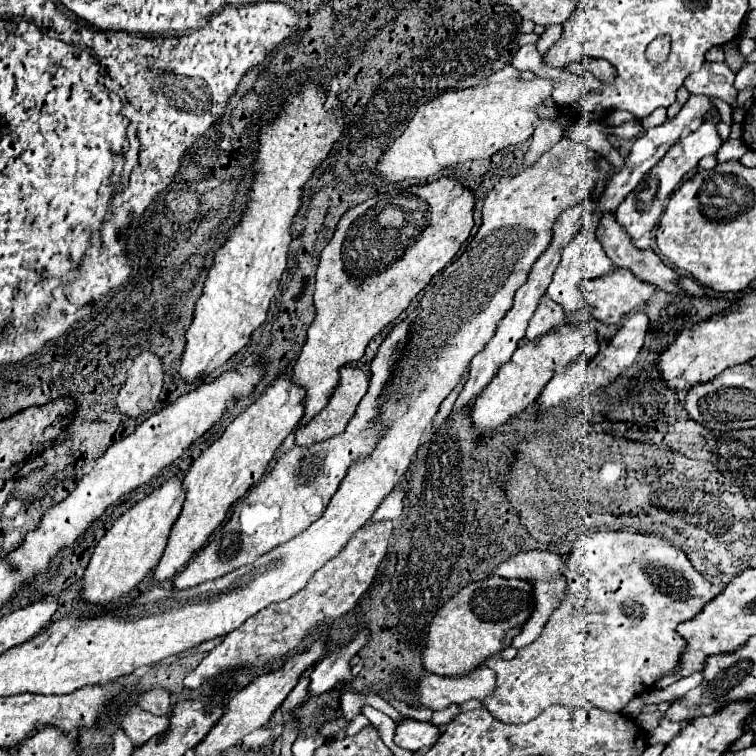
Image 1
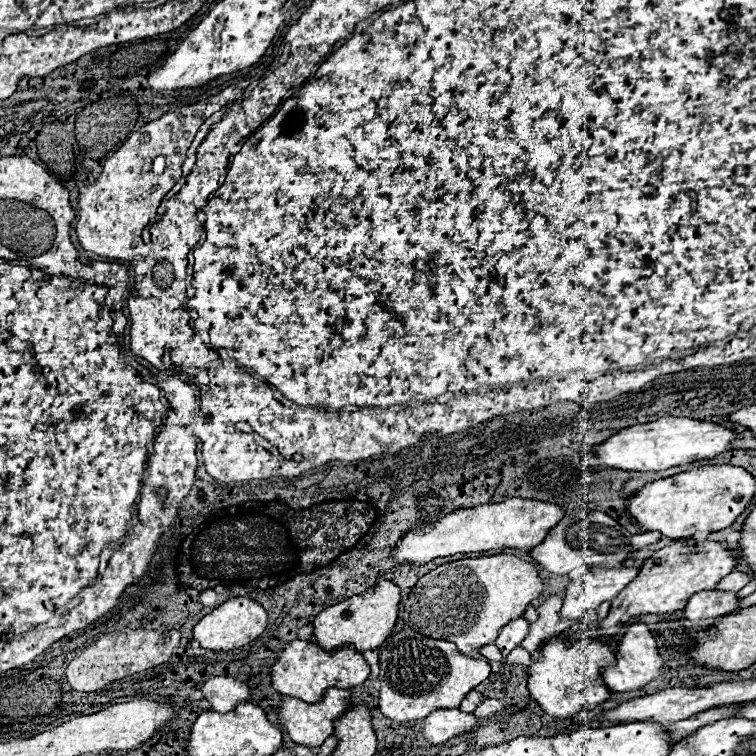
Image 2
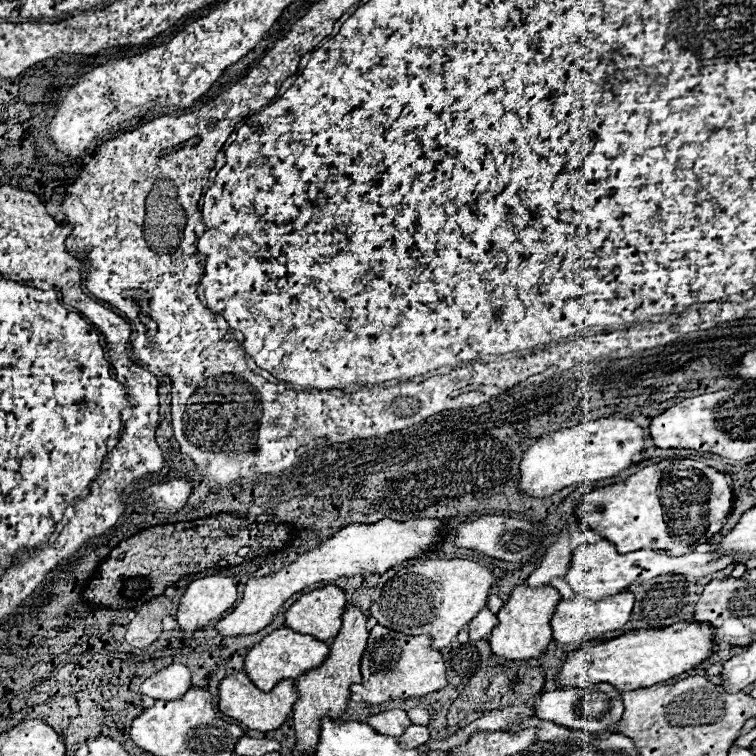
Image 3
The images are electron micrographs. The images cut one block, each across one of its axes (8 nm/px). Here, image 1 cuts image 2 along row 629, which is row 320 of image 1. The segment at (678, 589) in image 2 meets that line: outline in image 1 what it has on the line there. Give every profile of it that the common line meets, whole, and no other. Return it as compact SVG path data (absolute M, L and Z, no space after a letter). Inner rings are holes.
M614 268L612 274L604 276L604 278L596 278L592 282L584 282L582 284L582 292L584 292L584 300L586 300L586 308L588 312L604 322L604 324L618 324L626 314L630 314L632 310L640 310L644 306L648 306L650 298L654 296L654 286L640 282L630 270L620 270Z

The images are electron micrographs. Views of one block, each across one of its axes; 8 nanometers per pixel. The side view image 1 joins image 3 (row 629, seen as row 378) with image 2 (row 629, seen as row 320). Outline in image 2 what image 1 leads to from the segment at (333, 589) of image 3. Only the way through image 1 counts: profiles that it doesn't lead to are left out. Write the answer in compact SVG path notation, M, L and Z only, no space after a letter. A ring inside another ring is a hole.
M388 580L378 582L374 588L356 594L344 602L338 602L334 606L324 608L314 618L314 636L316 644L324 650L338 648L342 644L354 644L358 652L374 650L378 648L394 630L396 614L398 614L398 602L400 602L400 590Z

